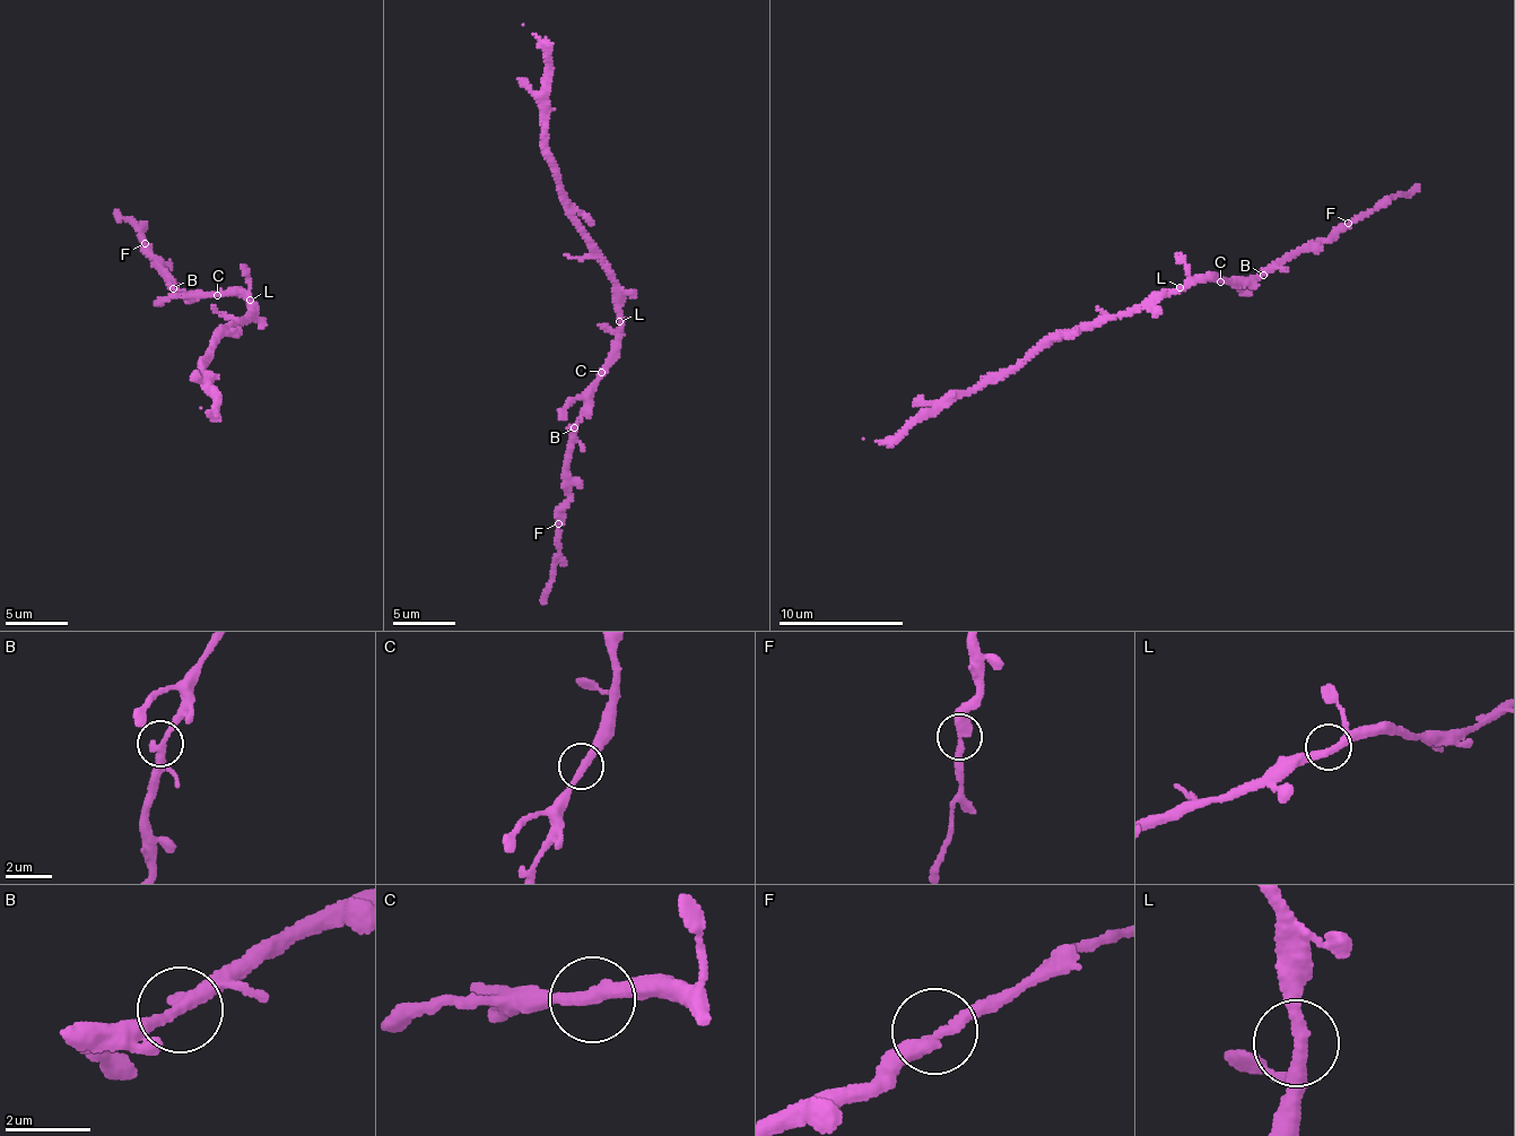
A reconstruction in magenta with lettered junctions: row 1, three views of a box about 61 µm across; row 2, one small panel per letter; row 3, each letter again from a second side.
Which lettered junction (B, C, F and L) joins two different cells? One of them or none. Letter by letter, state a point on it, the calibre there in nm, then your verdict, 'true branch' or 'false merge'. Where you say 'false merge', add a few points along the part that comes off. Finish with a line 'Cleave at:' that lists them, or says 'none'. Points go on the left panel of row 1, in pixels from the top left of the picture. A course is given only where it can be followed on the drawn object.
B: at (173, 288); 320 nm thick; true branch
C: at (217, 295); 320 nm thick; true branch
F: at (145, 243); 360 nm thick; true branch
L: at (250, 300); 300 nm thick; true branch
Cleave at: none

